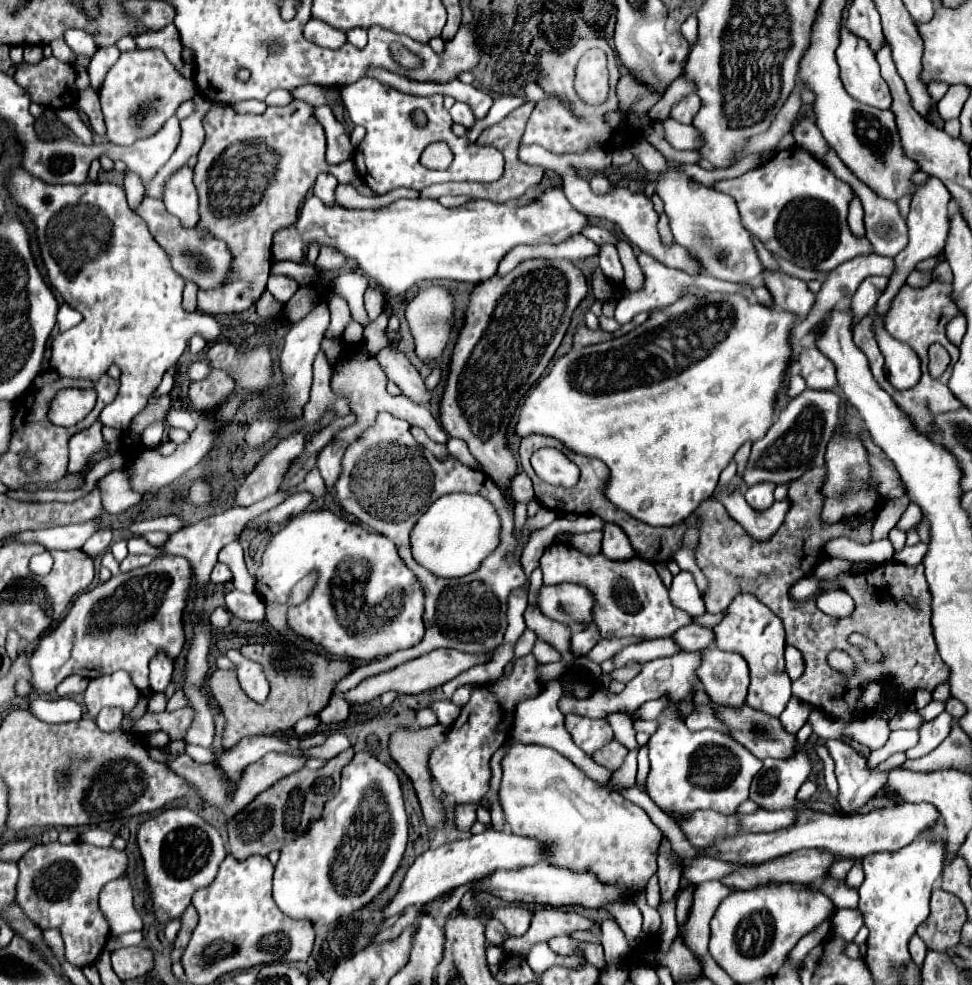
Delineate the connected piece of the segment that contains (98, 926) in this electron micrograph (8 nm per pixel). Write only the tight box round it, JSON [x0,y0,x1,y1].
[16,842,128,968]

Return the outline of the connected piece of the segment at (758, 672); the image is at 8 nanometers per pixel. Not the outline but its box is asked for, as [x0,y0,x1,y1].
[714,594,790,716]

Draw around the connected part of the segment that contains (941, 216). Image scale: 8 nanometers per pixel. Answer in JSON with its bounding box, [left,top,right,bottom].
[878,178,950,312]

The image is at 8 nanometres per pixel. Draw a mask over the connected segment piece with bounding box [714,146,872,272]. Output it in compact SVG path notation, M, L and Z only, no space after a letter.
M798 146L776 152L770 162L744 176L716 182L714 190L736 198L744 228L758 238L768 252L800 268L830 272L854 256L872 252L868 240L854 238L846 224L848 206L854 198L852 188Z

